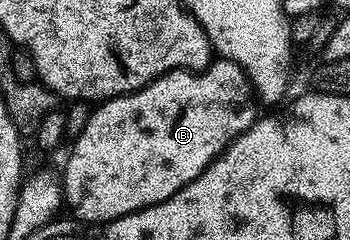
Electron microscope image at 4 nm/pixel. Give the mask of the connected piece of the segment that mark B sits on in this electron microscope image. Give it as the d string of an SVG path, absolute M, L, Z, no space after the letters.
M217 57L209 62L203 72L195 70L172 70L169 74L163 74L161 78L155 78L149 86L143 86L135 94L123 94L117 98L107 99L95 107L82 132L71 143L72 151L68 154L68 163L62 169L62 185L64 188L64 200L67 209L72 209L77 219L85 224L103 224L114 218L121 218L127 214L138 212L142 208L150 208L159 202L170 200L186 184L190 184L198 175L209 166L215 158L220 157L229 144L240 134L244 134L252 126L258 117L258 98L254 93L254 87L244 74L244 69L234 64L228 58Z

